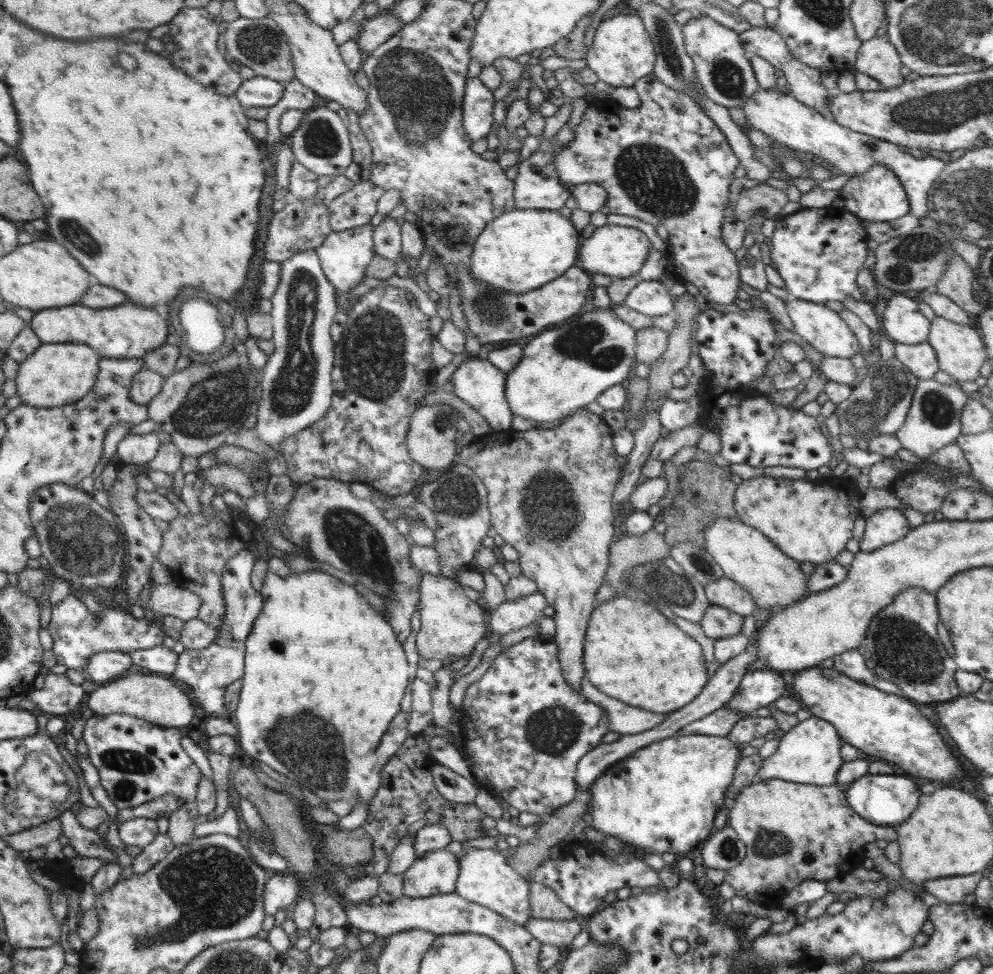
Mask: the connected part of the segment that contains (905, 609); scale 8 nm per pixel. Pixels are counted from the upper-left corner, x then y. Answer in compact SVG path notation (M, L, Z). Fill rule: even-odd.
M908 588L900 592L892 604L876 612L862 642L876 662L873 671L880 678L896 684L905 698L924 704L951 701L963 694L954 680L958 668L938 637L938 621L935 596L920 588Z

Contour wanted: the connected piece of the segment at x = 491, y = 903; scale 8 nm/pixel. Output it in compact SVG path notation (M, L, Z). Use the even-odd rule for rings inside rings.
M503 847L500 848L470 848L457 857L460 864L460 874L456 883L455 892L462 898L481 904L515 924L525 927L526 921L532 917L530 910L530 884L514 872L506 860Z

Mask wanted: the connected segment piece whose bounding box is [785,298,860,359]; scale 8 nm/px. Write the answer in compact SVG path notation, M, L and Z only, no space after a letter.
M790 298L785 304L796 334L802 336L810 346L825 356L850 359L860 353L860 344L858 344L854 332L848 328L848 324L834 310L823 304L808 302L806 299Z

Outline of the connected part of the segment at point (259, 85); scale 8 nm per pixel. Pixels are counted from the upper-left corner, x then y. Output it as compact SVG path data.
M256 75L243 80L235 95L240 108L246 112L250 108L275 106L280 101L282 93L284 93L283 83Z

